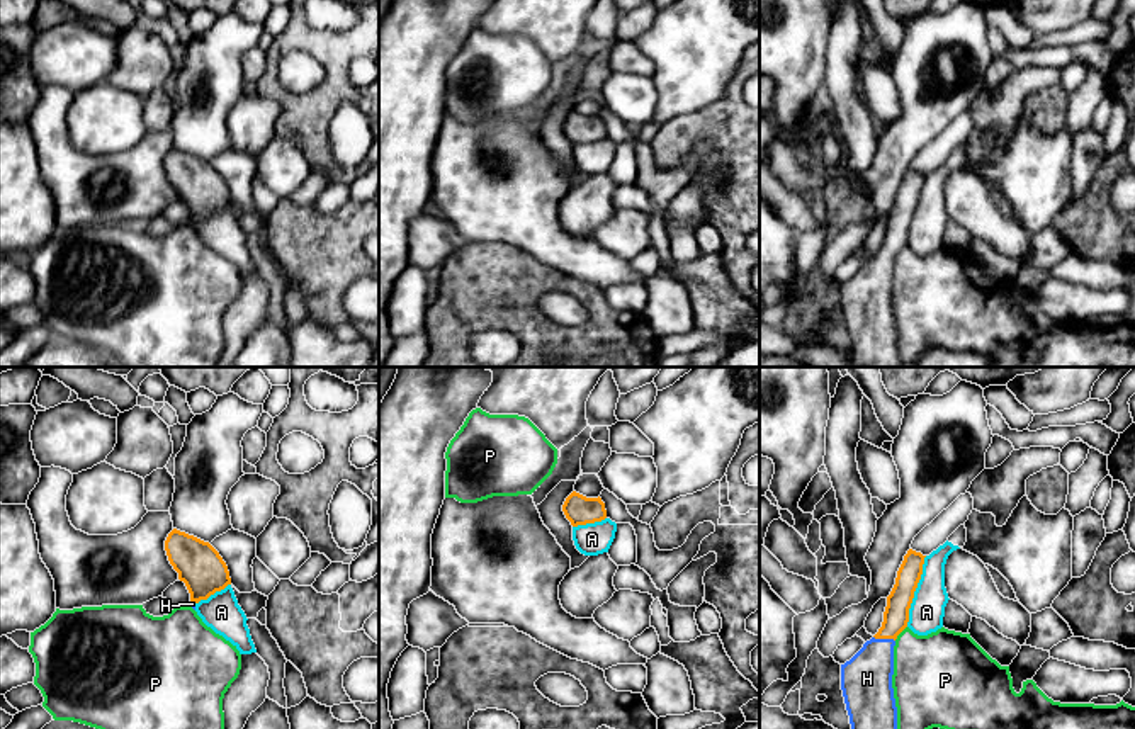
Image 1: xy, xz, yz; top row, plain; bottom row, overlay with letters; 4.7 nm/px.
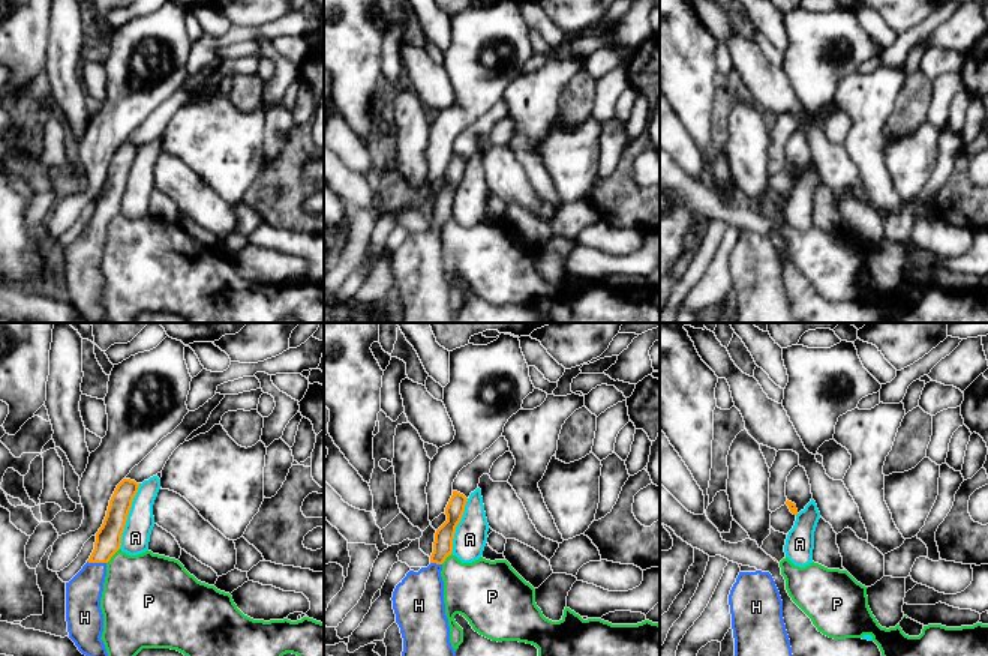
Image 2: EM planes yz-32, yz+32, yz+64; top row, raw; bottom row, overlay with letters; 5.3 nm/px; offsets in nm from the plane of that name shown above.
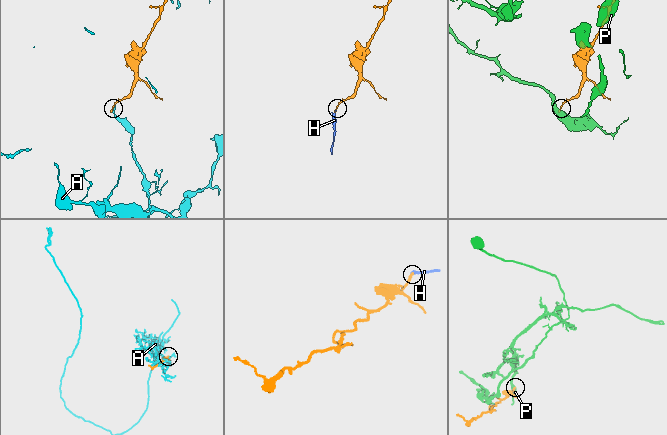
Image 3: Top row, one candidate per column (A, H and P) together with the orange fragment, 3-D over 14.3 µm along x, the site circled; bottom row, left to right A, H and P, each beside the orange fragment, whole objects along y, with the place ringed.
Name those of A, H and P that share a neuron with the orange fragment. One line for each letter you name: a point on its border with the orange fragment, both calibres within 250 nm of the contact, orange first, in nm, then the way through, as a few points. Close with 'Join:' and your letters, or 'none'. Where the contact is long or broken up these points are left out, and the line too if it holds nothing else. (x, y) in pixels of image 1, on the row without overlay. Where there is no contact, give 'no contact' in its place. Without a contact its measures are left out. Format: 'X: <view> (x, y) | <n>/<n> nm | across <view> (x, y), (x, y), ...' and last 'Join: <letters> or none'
H: yz (884, 257) | 120/240 nm | across yz (896, 235), (884, 257), (867, 298)
Join: H

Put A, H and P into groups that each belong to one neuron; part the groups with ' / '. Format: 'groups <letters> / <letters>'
groups A / H / P

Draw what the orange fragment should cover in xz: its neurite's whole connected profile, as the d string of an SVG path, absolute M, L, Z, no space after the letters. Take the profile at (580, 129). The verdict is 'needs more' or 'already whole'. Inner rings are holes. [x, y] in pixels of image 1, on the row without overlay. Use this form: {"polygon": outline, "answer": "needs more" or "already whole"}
{"polygon": "M573 110L564 124L562 131L573 146L601 141L607 138L605 122L601 117L586 117Z", "answer": "already whole"}

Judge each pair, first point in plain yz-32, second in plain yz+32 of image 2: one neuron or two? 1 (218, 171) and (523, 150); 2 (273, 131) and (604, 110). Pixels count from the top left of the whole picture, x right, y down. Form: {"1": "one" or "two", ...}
{"1": "two", "2": "two"}

